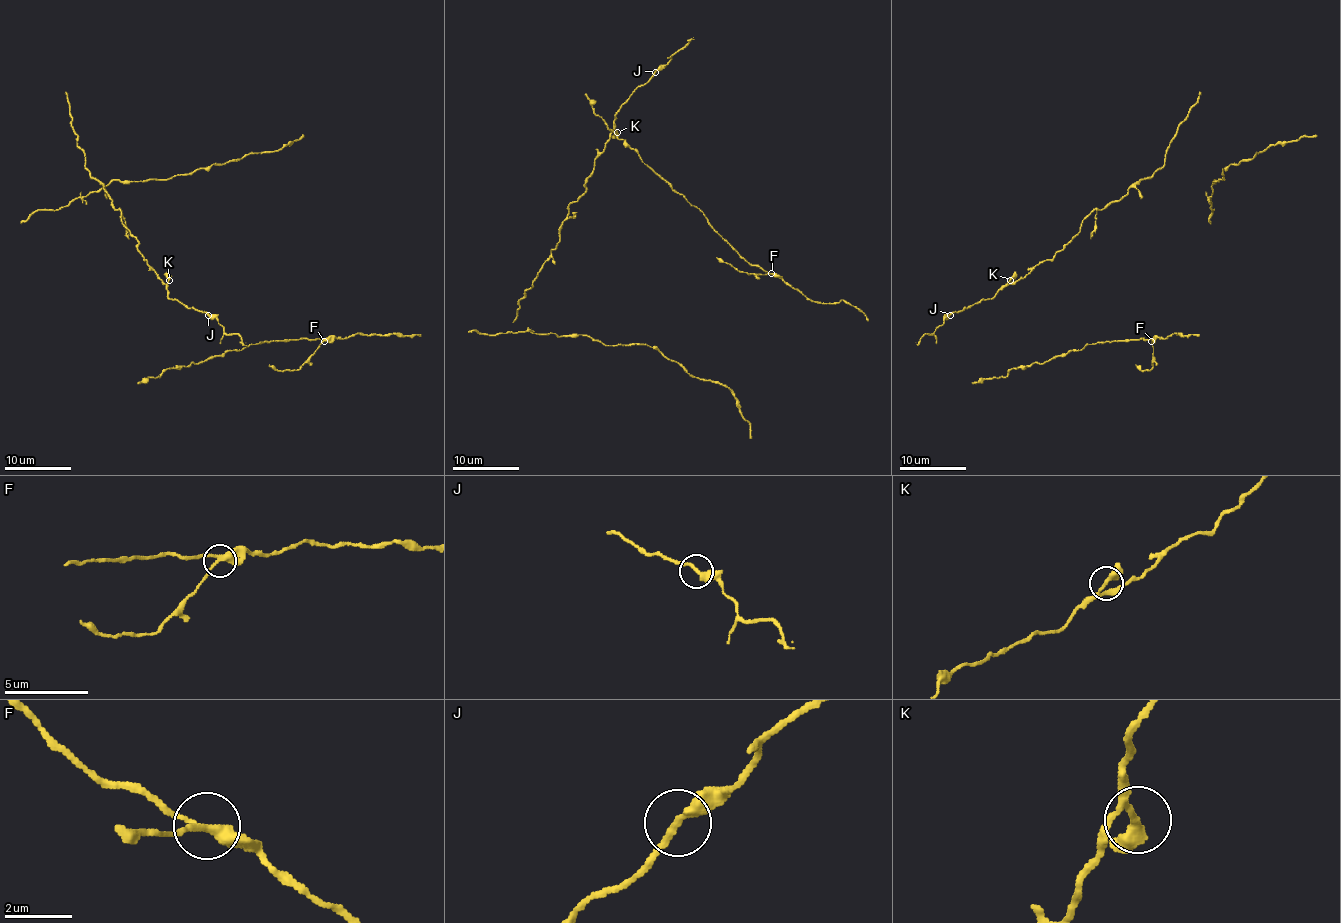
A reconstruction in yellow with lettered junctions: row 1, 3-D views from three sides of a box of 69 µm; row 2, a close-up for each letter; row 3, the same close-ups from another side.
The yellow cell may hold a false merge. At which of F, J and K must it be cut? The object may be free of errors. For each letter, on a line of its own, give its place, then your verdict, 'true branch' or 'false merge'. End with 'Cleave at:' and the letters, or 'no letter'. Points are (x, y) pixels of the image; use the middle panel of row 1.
F: at (771, 273); false merge
J: at (655, 72); true branch
K: at (617, 132); true branch
Cleave at: F

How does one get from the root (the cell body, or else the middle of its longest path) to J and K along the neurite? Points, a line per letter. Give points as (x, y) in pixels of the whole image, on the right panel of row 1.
J: (1059, 251), (1050, 260), (1040, 261), (1027, 275), (1005, 285), (992, 298), (980, 300), (950, 315)
K: (1059, 251), (1050, 260), (1040, 261), (1027, 275), (1009, 283), (1010, 280)

